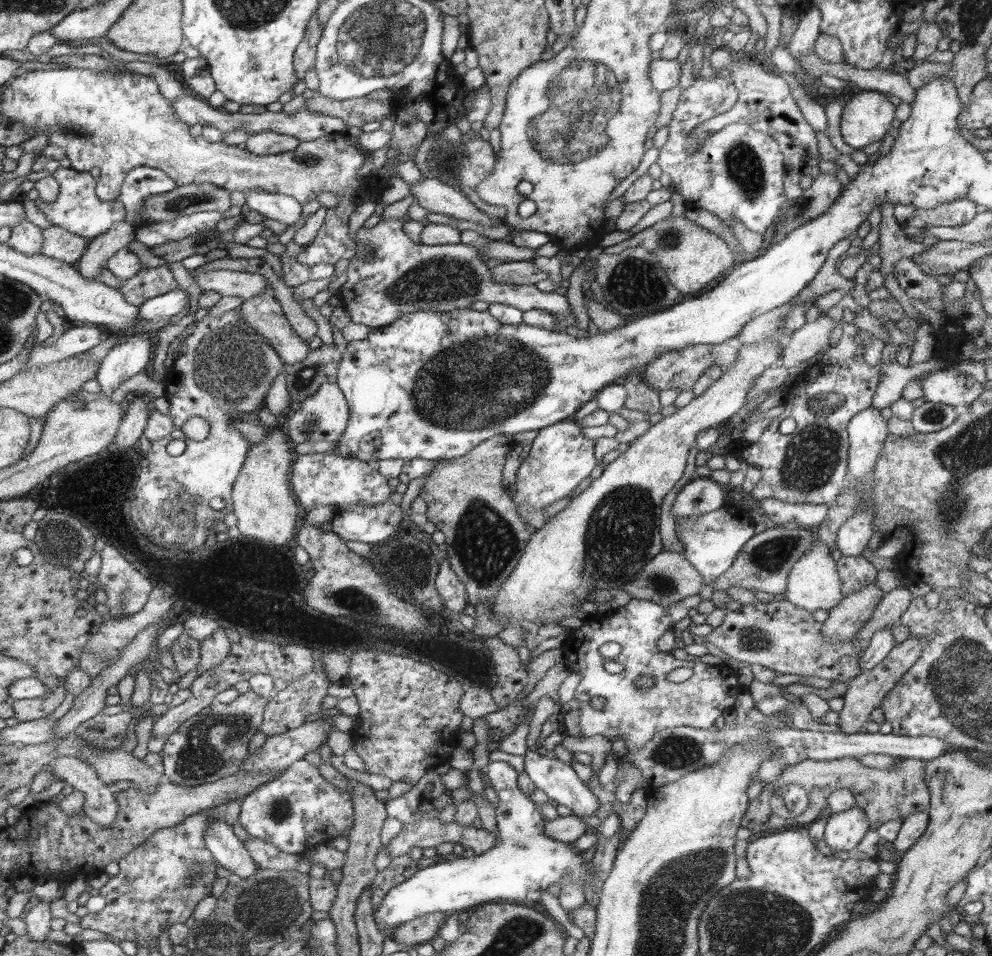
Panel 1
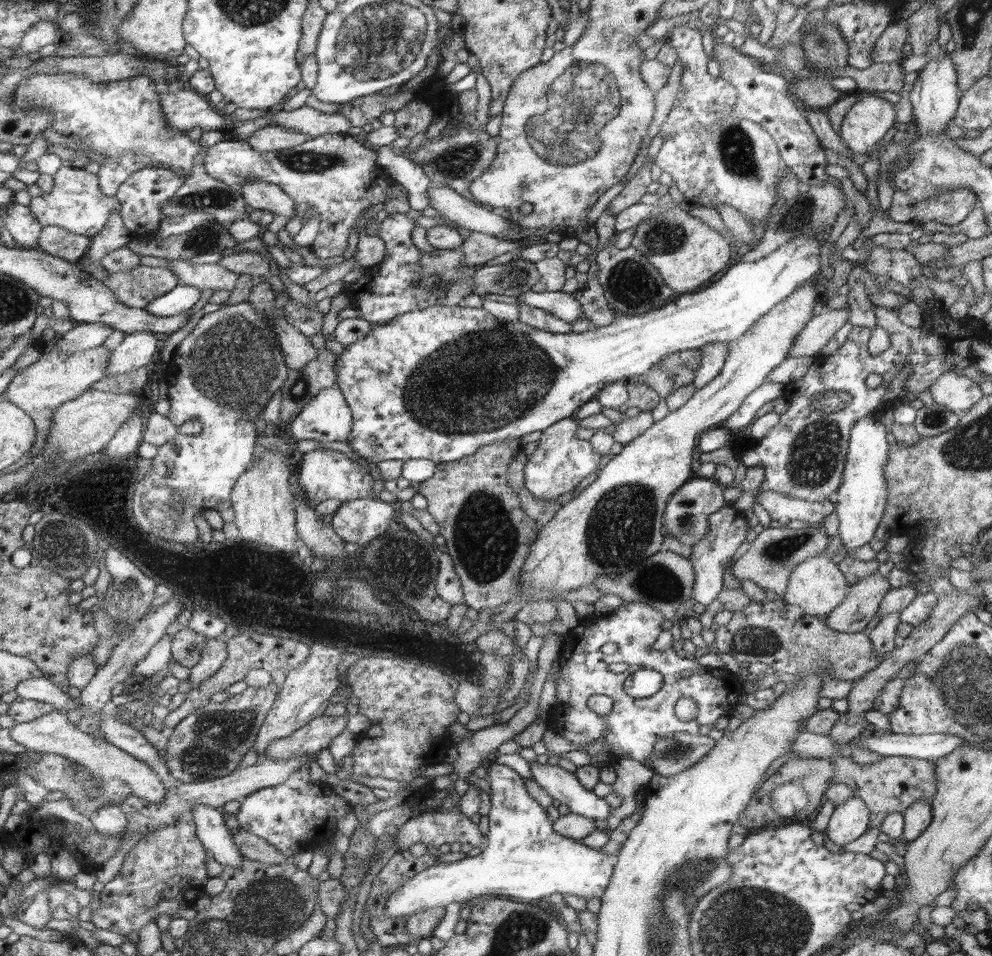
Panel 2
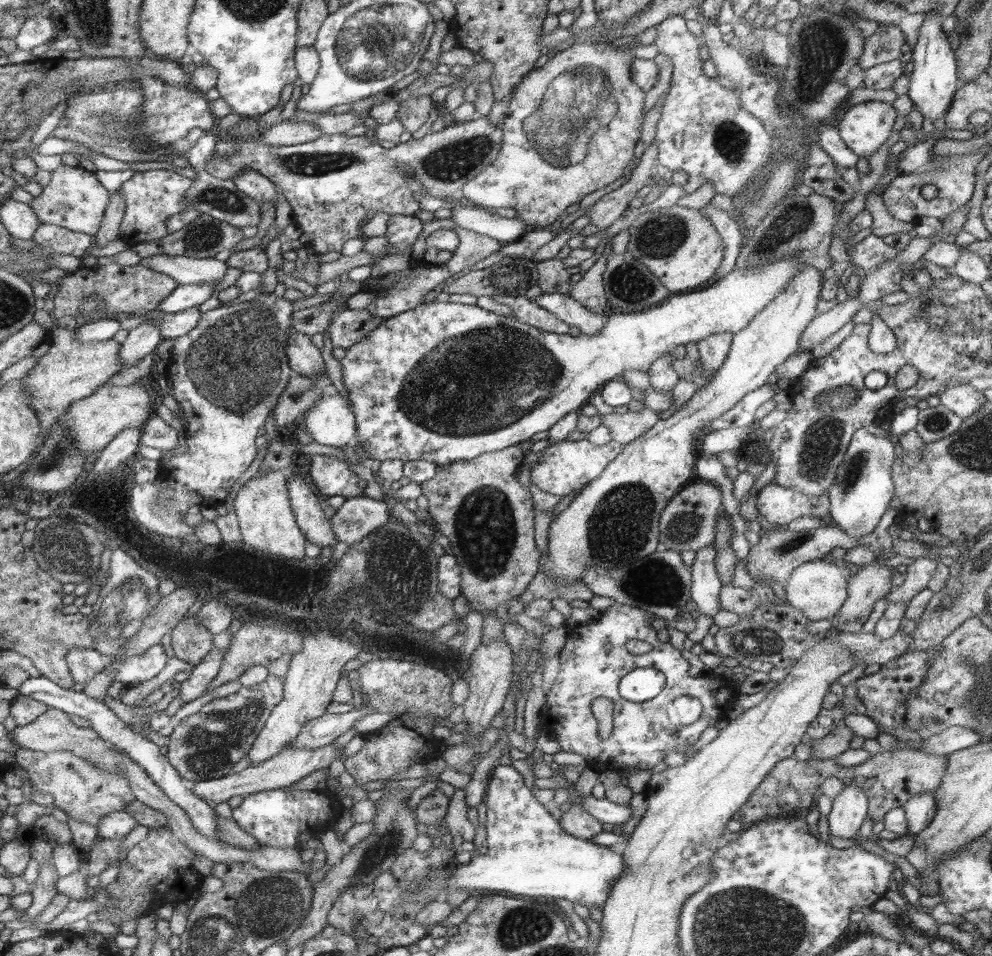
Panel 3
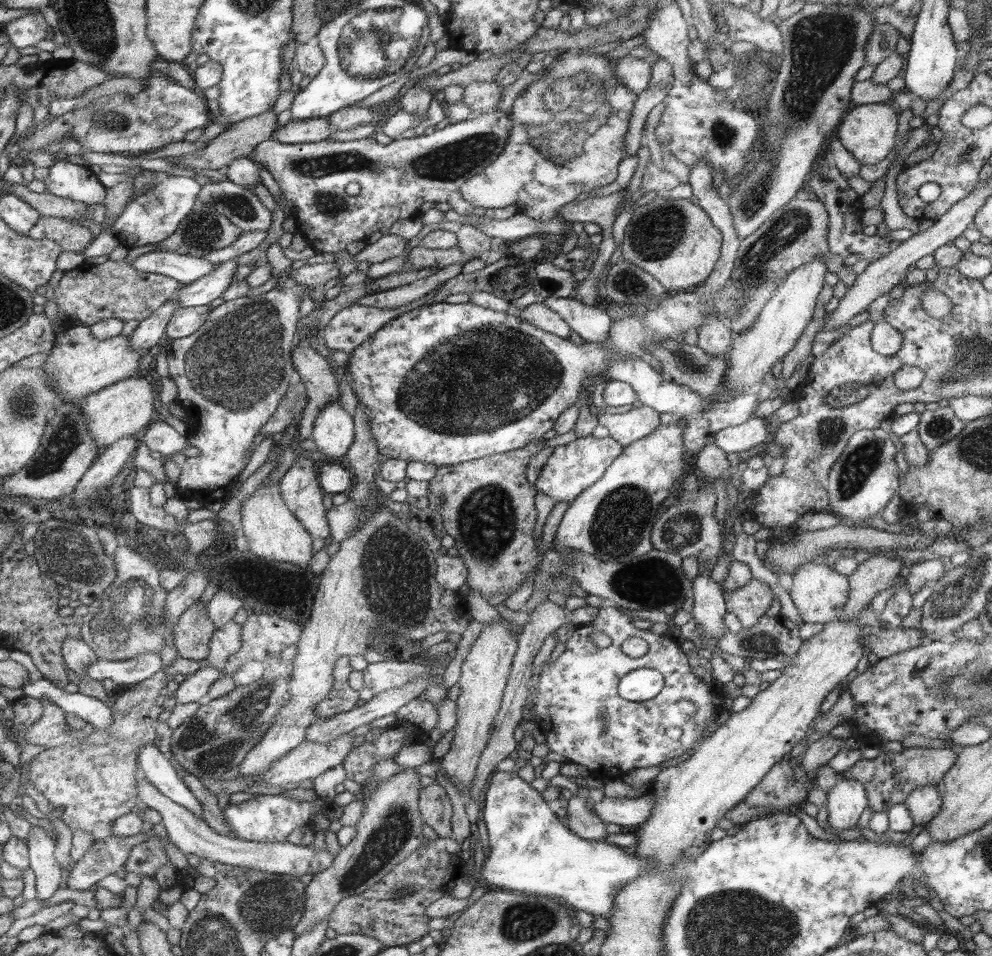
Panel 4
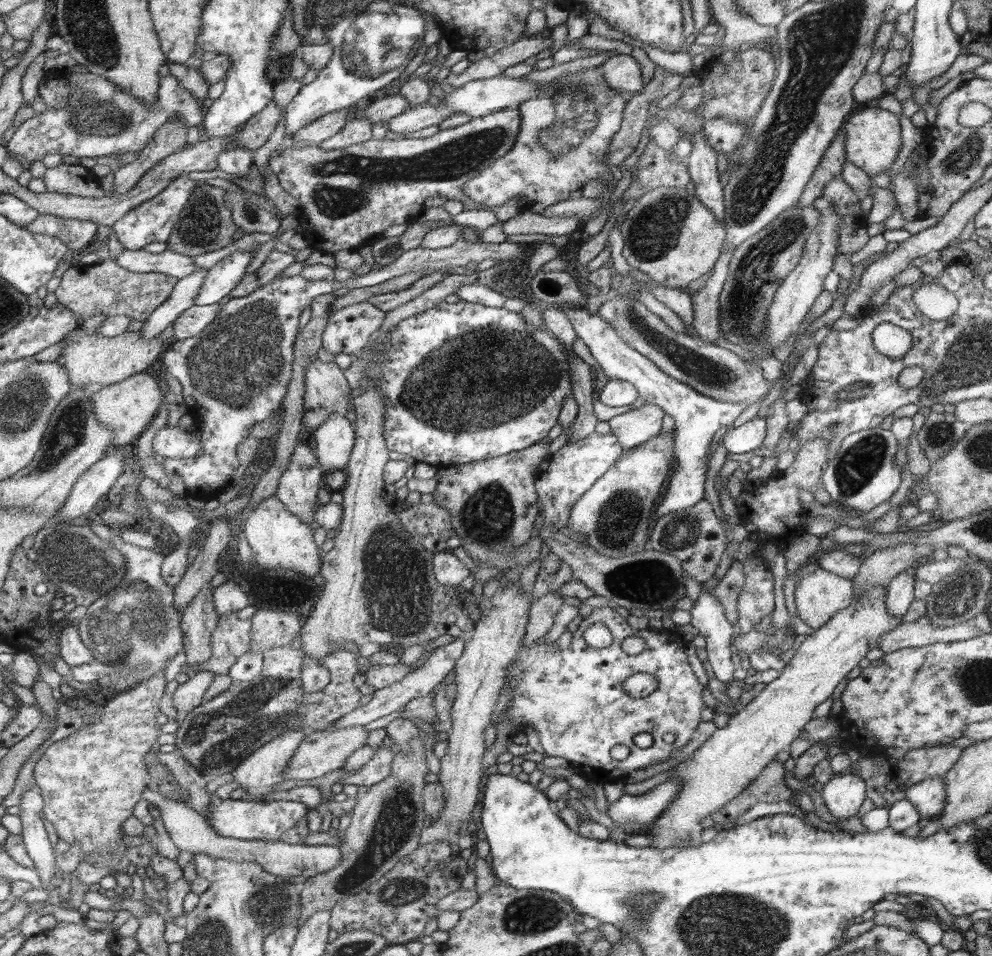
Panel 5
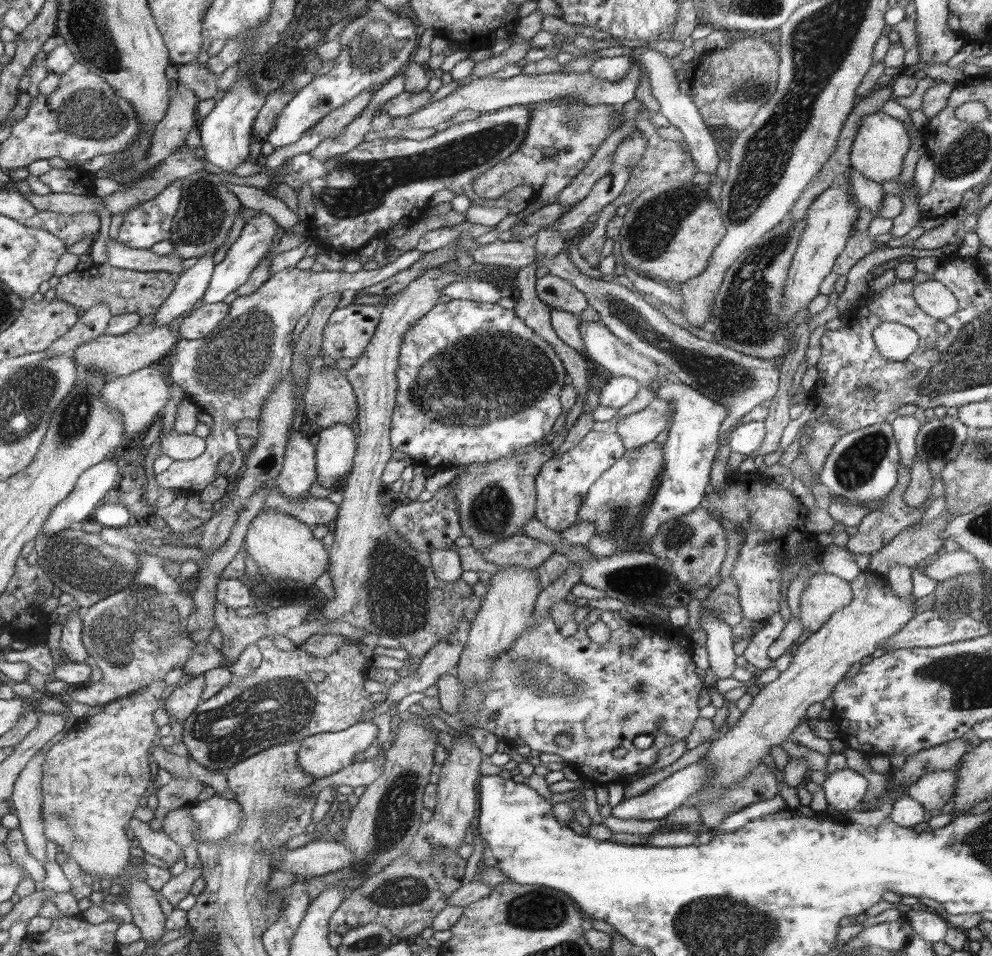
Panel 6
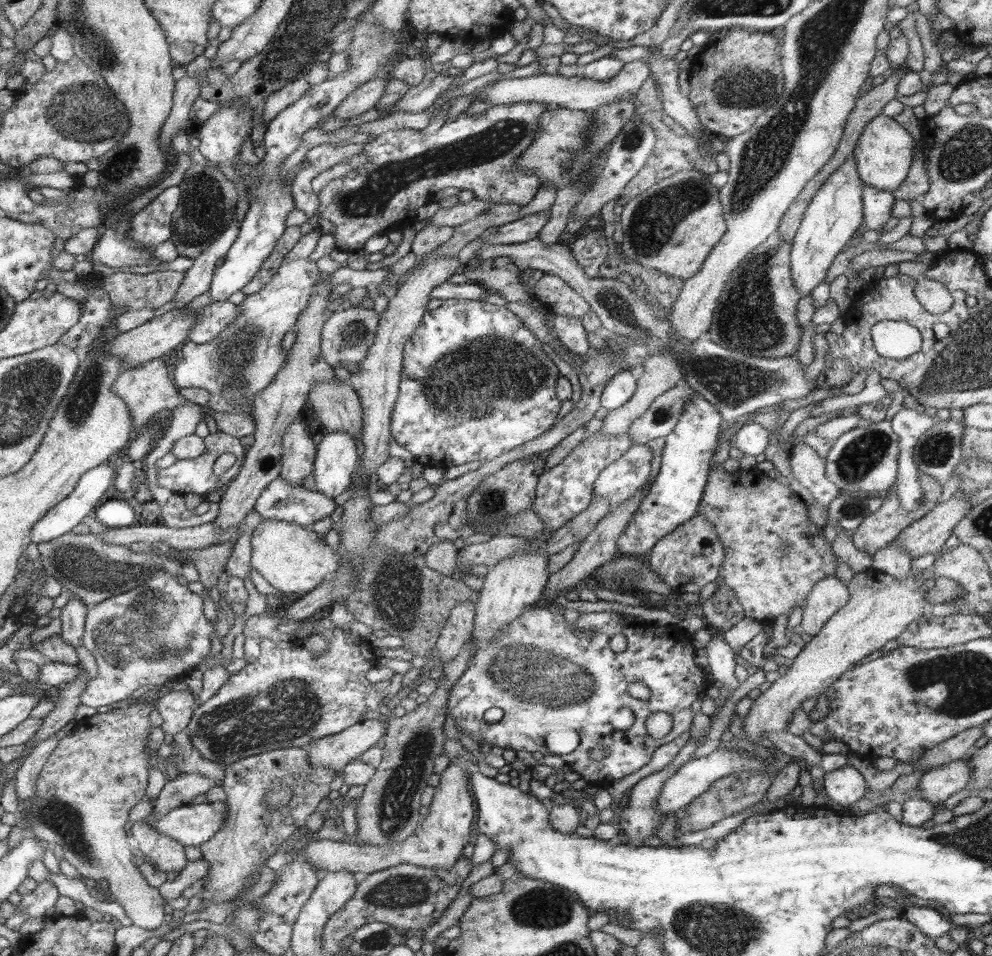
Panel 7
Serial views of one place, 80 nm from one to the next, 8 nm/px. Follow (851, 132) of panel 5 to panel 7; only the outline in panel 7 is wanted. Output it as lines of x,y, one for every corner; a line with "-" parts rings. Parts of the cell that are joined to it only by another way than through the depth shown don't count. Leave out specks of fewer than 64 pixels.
883,113
876,116
864,127
853,152
860,180
877,189
892,192
907,177
913,160
914,145
914,137
901,122

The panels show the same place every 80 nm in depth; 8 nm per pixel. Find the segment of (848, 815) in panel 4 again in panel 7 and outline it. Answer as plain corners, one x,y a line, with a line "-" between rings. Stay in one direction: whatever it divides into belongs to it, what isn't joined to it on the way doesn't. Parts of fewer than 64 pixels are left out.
846,766
826,772
824,775
824,792
830,797
835,807
845,808
862,799
866,794
867,782
859,768

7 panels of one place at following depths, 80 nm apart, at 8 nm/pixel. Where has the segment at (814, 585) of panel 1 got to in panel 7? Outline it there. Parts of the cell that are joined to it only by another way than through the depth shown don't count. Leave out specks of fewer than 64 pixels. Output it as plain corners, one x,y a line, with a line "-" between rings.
836,576
824,578
806,598
800,630
811,634
812,637
816,636
823,630
828,619
848,604
849,598
846,583

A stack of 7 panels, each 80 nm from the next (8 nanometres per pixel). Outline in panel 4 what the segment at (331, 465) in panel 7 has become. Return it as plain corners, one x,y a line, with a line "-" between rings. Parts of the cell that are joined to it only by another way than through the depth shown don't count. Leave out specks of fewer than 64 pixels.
336,401
329,402
318,413
311,439
328,463
340,463
340,457
348,454
355,442
354,421

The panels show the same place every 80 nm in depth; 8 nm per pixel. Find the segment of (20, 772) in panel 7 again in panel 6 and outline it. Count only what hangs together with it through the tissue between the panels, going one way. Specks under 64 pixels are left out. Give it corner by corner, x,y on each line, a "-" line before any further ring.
40,750
34,755
24,770
19,774
10,800
14,802
16,816
20,821
20,832
22,832
28,853
36,858
42,866
49,861
46,854
47,838
44,836
44,822
40,816
42,807
42,763
45,755

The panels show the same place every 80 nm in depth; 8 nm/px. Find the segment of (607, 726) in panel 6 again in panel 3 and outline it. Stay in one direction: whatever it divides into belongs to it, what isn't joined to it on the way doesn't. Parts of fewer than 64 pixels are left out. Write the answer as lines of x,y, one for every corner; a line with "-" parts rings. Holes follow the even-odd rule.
615,602
590,623
572,626
559,654
561,669
550,693
545,694
540,715
543,732
556,737
564,752
584,756
587,766
598,773
609,771
615,774
626,767
649,770
660,764
670,751
681,751
688,743
696,743
706,728
722,719
716,700
718,690
736,683
737,678
726,680
716,674
690,676
688,660
684,660
668,641
658,642
656,629
648,623
652,616
636,605
-
629,640
650,643
653,650
634,654
626,648
-
608,642
612,644
610,650
604,647
-
640,667
655,668
664,673
665,687
653,702
633,703
620,696
621,678
-
599,696
614,702
613,735
606,739
598,737
598,722
590,709
592,700
-
679,696
698,698
703,706
702,714
691,725
678,725
670,720
668,706

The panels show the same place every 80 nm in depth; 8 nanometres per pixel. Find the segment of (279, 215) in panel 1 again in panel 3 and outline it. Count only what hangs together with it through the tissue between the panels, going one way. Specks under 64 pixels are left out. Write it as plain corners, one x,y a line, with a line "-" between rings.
244,168
233,178
238,190
247,194
252,200
262,205
264,202
276,204
276,185
257,170

